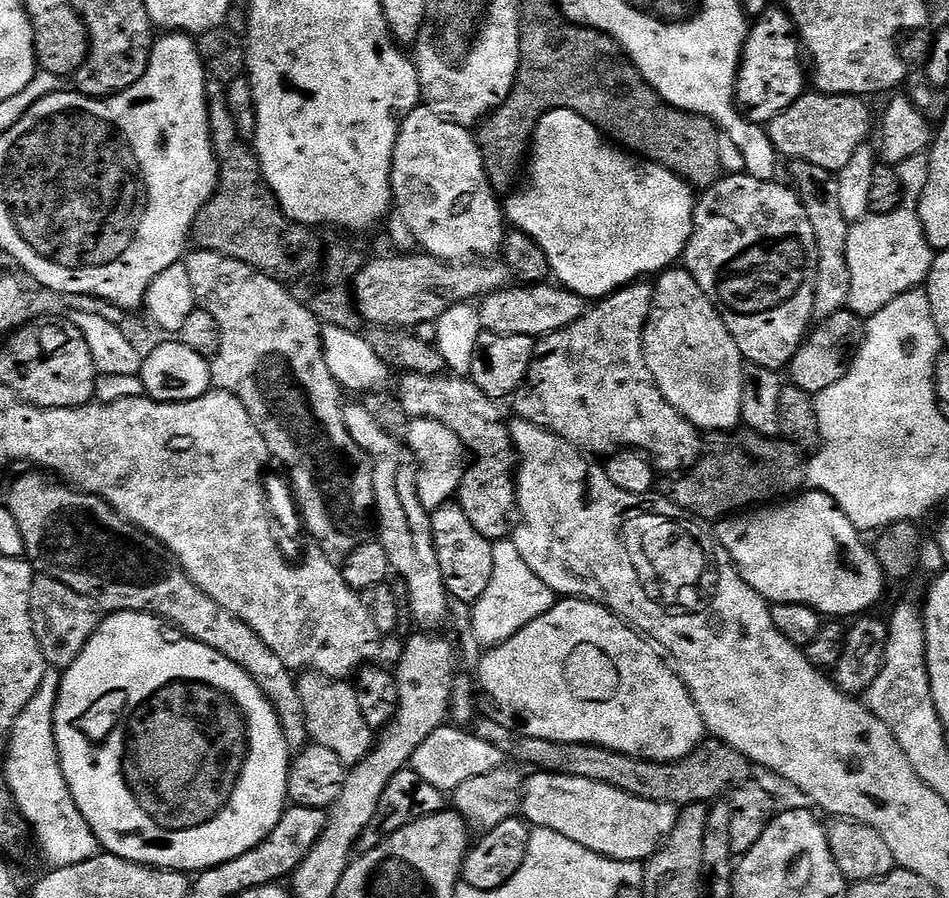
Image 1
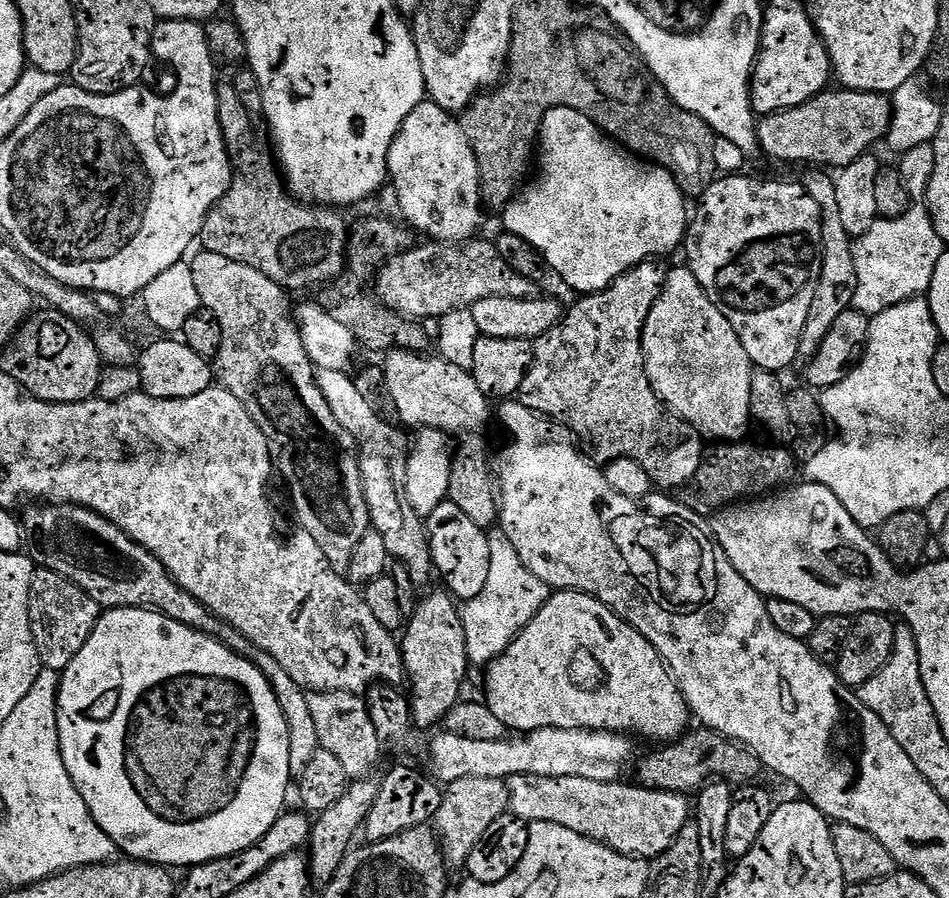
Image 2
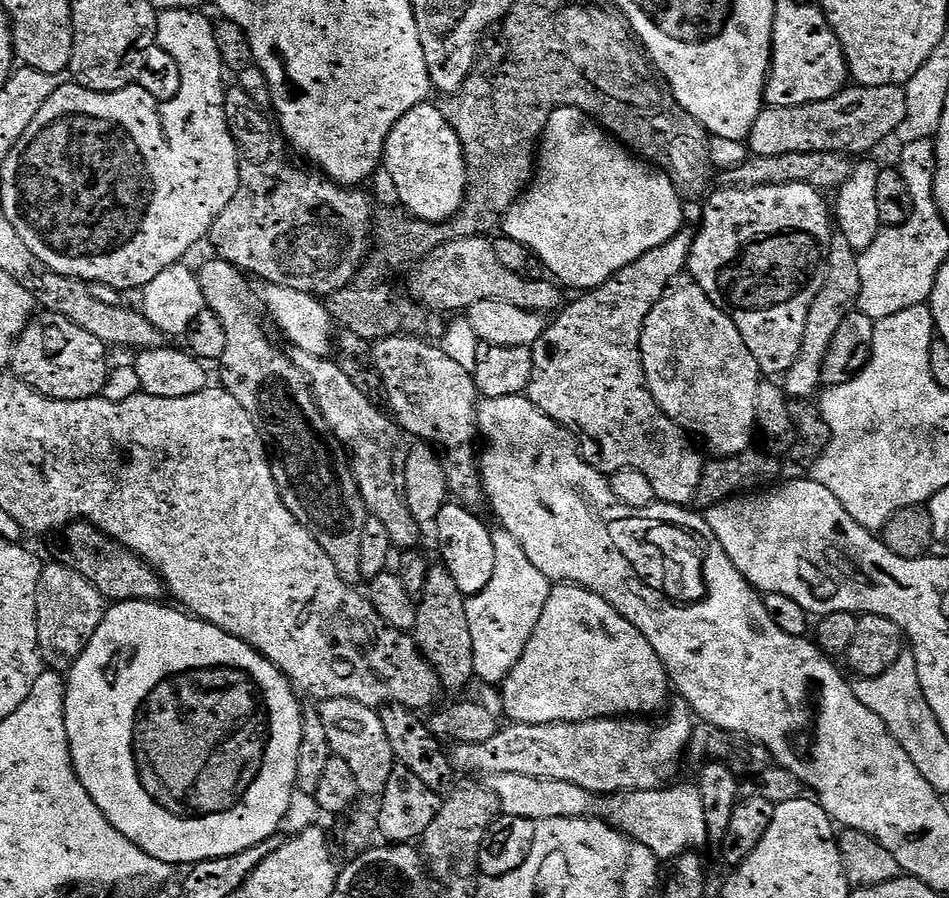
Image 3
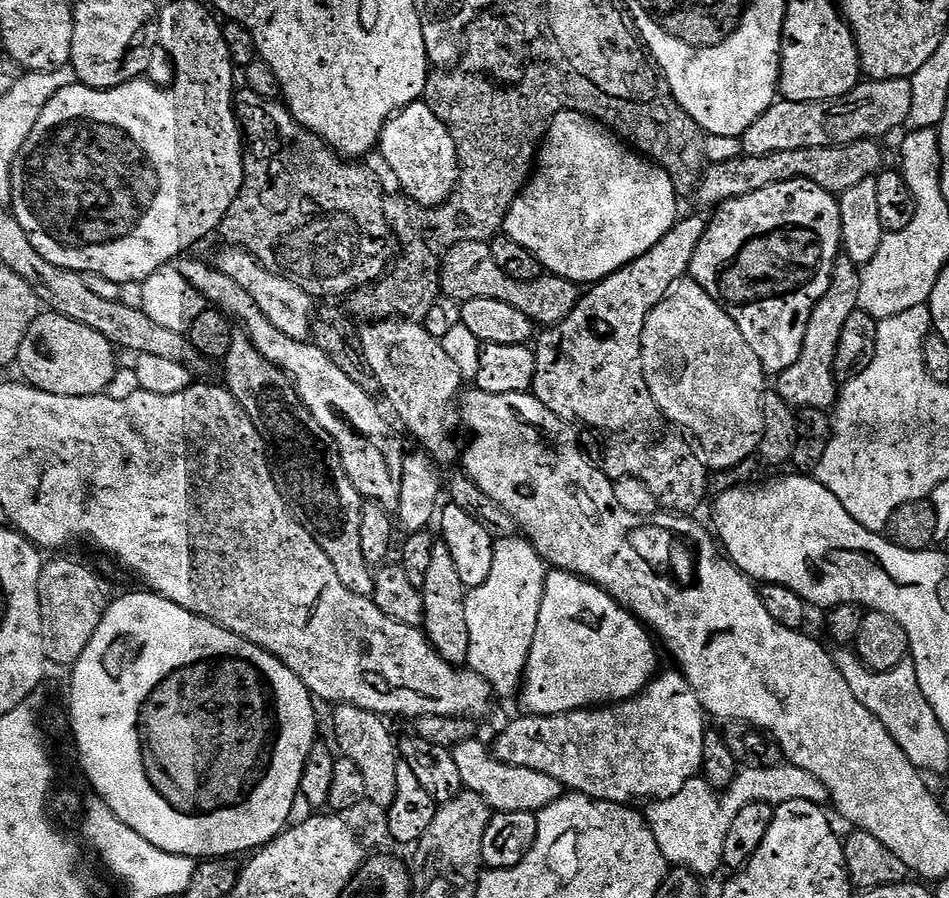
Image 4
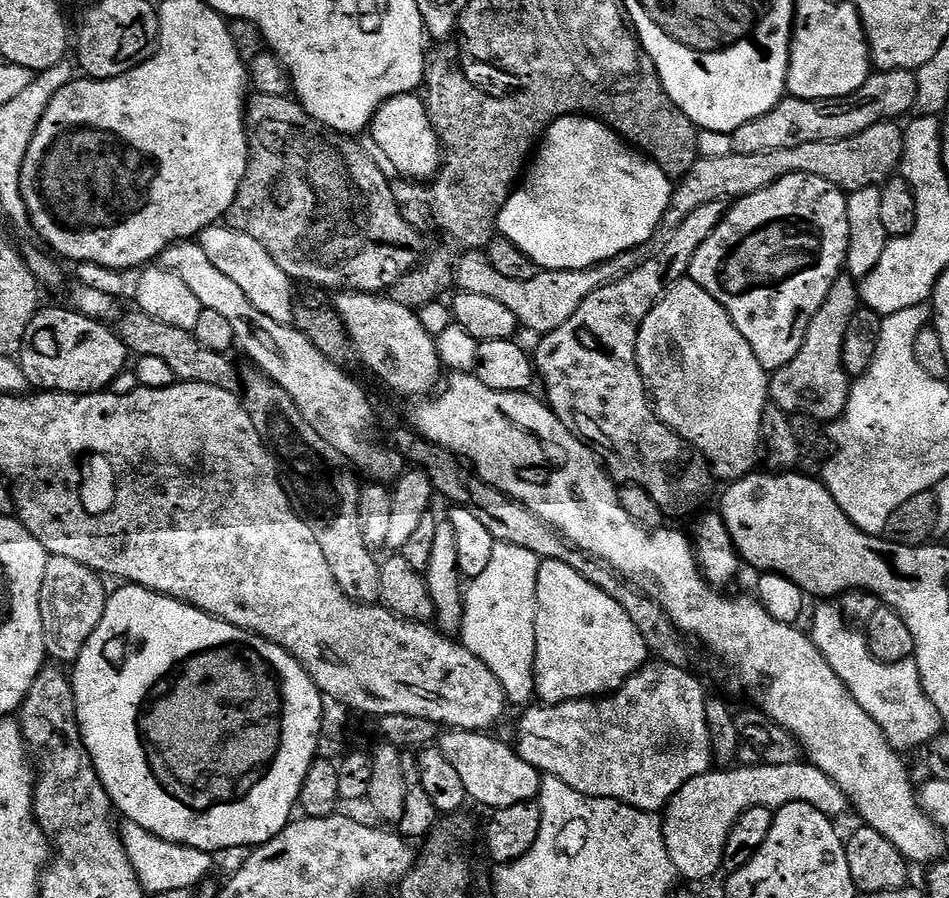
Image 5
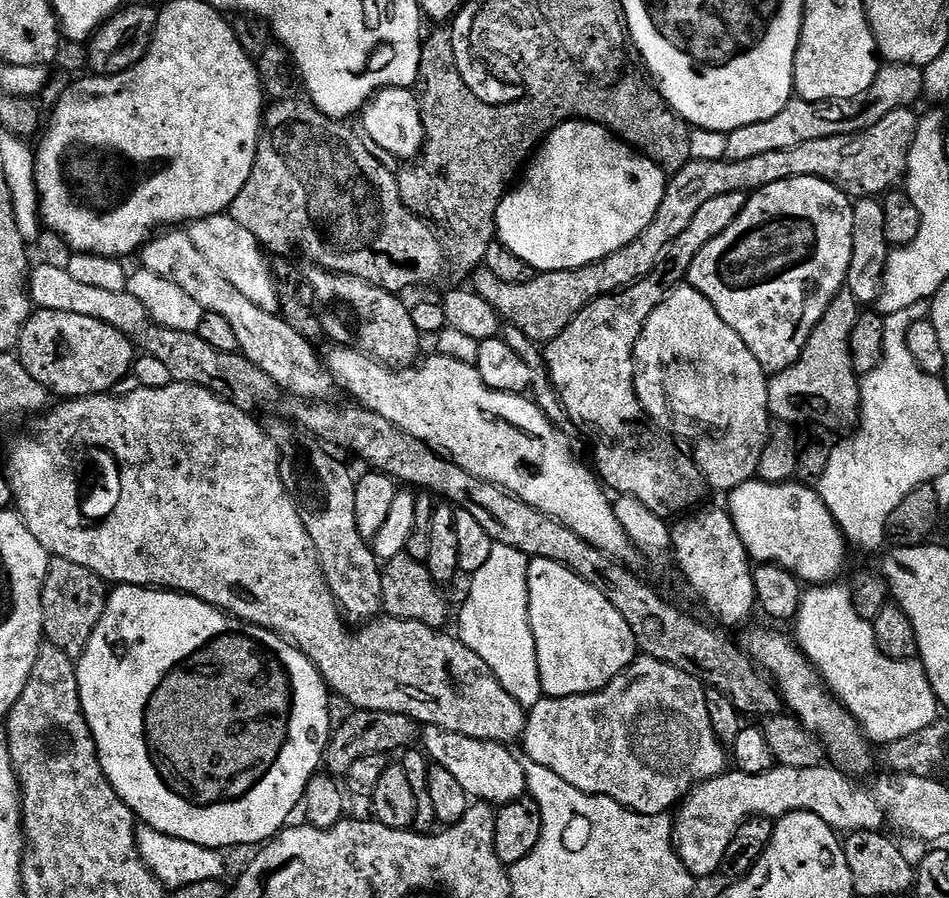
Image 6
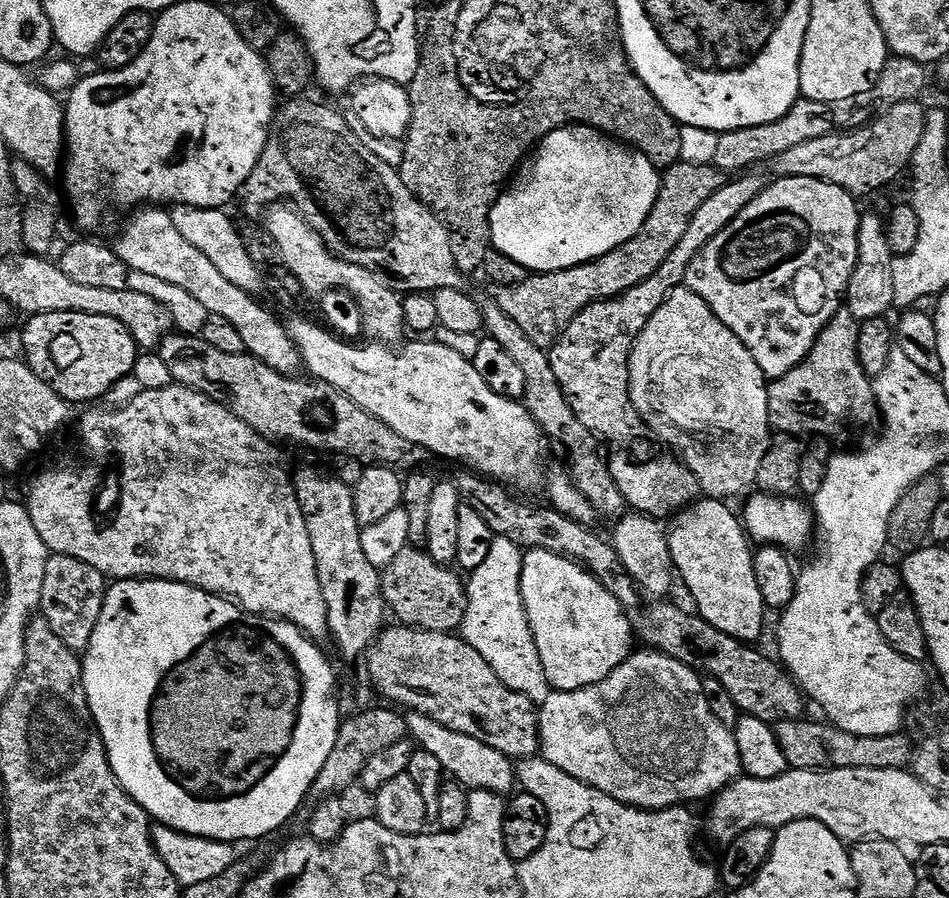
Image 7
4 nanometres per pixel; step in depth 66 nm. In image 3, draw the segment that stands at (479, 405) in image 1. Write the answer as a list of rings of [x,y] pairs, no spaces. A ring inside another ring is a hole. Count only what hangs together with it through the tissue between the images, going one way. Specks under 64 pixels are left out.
[[[408,335],[378,339],[372,350],[372,359],[382,382],[385,383],[386,404],[397,425],[407,435],[409,432],[410,435],[416,436],[412,438],[417,441],[427,442],[439,449],[444,461],[444,473],[449,493],[465,506],[476,506],[476,503],[479,500],[483,501],[486,496],[484,482],[480,478],[478,452],[477,449],[476,452],[472,449],[472,443],[477,443],[478,440],[476,377],[473,373],[462,370],[462,366],[458,366],[458,362],[452,361],[435,343],[427,344],[427,342],[432,343],[419,336]]]

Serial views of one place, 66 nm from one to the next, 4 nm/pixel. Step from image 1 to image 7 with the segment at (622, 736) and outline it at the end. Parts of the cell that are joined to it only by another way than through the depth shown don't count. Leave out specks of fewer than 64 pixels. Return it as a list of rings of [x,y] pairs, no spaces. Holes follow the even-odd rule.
[[[533,548],[524,552],[522,562],[522,602],[526,606],[526,614],[530,622],[530,630],[534,634],[534,642],[538,646],[538,658],[542,658],[542,670],[546,670],[549,686],[558,692],[582,690],[586,686],[594,686],[602,682],[634,651],[634,629],[628,621],[628,613],[581,564],[575,564],[567,556],[552,554],[550,550]]]

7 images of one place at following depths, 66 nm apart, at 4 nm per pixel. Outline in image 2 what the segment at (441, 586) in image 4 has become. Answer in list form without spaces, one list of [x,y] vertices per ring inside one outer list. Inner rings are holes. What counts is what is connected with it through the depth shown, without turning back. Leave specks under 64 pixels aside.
[[[439,590],[419,601],[416,613],[407,621],[402,632],[400,652],[404,655],[407,683],[412,683],[412,721],[421,730],[443,725],[446,714],[459,704],[460,691],[468,676],[470,665],[466,654],[466,630],[462,608],[451,592]]]

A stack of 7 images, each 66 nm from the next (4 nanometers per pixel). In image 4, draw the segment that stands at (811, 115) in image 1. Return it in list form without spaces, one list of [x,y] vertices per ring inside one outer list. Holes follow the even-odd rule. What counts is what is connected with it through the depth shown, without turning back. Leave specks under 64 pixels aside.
[[[890,78],[869,80],[857,84],[850,94],[818,102],[790,102],[780,98],[740,137],[745,156],[778,154],[778,150],[810,150],[810,146],[846,146],[859,140],[879,141],[895,128],[904,128],[908,122],[911,101],[911,79]]]

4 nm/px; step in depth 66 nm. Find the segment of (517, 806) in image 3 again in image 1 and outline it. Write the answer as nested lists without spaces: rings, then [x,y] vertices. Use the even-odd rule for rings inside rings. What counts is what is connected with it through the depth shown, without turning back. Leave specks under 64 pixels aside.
[[[542,771],[532,775],[536,776],[529,775],[524,782],[523,819],[536,828],[554,830],[562,834],[562,838],[570,838],[570,842],[578,842],[578,846],[586,846],[586,850],[594,850],[594,854],[602,854],[611,860],[648,861],[676,825],[678,808],[675,804],[665,804],[663,800],[634,798],[614,786],[594,782],[590,778],[574,778]]]

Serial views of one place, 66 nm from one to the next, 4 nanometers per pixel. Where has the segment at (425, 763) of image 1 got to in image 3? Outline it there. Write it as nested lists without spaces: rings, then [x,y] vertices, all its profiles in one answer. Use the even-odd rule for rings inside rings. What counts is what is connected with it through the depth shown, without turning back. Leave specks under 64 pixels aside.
[[[682,698],[673,699],[660,718],[660,724],[655,724],[652,721],[655,719],[652,718],[609,718],[569,724],[509,723],[508,728],[501,727],[494,738],[489,738],[486,742],[455,745],[451,749],[450,759],[457,773],[481,772],[484,778],[498,774],[526,774],[530,778],[570,782],[574,786],[582,786],[582,790],[596,793],[597,796],[610,796],[617,792],[645,792],[663,788],[673,779],[671,776],[676,772],[676,763],[679,762],[680,755],[683,757],[687,753],[692,737],[694,713]]]

